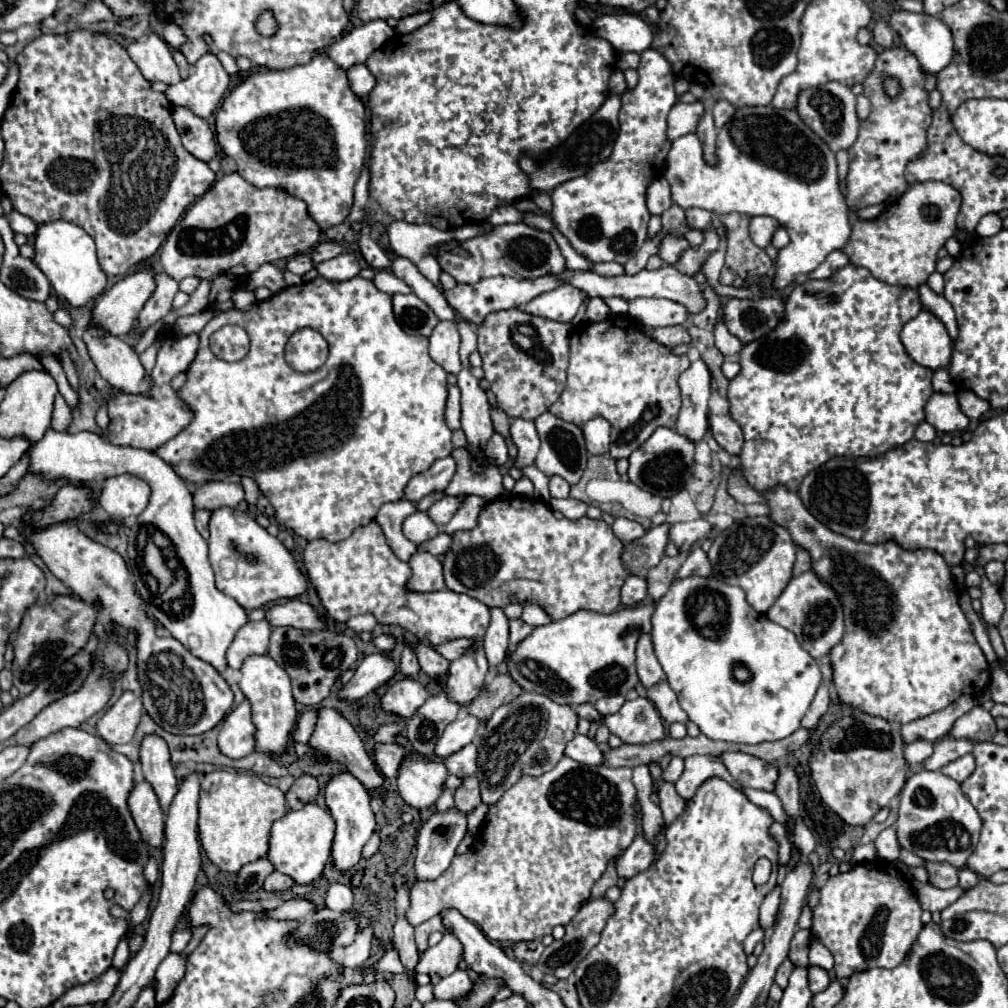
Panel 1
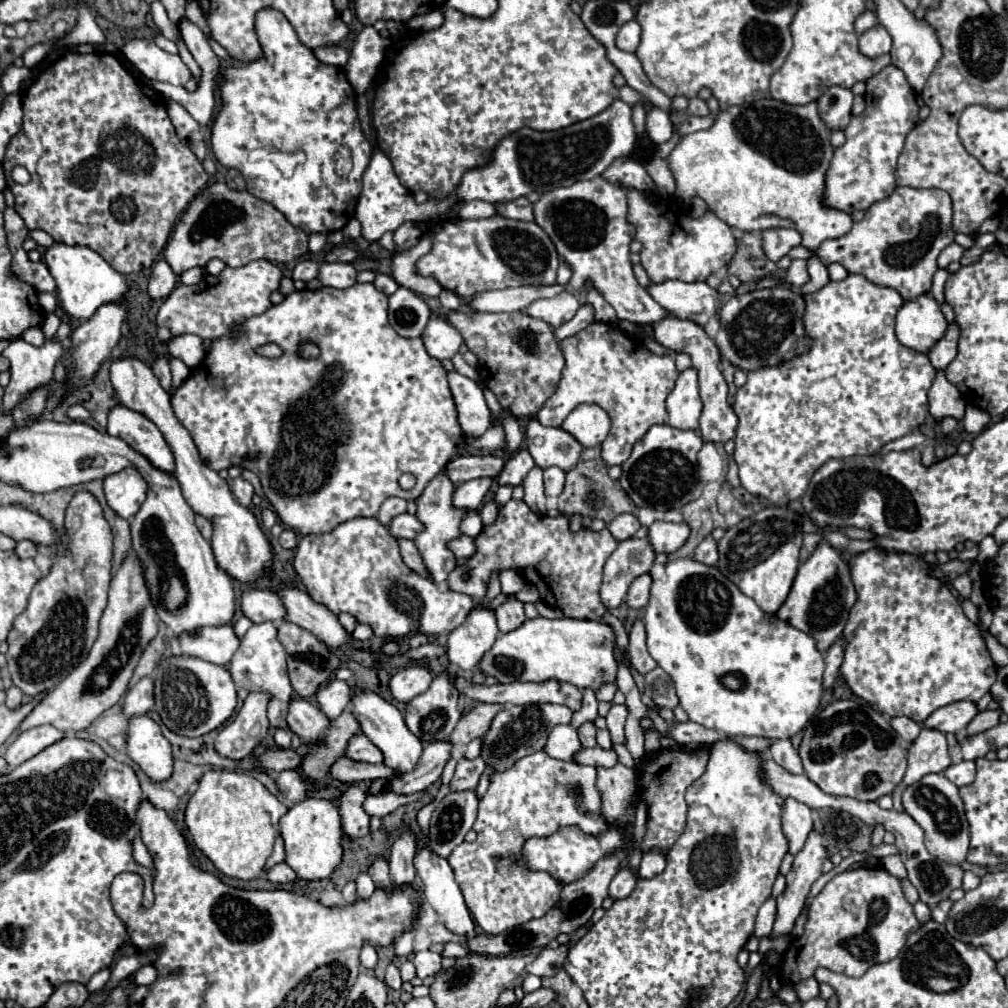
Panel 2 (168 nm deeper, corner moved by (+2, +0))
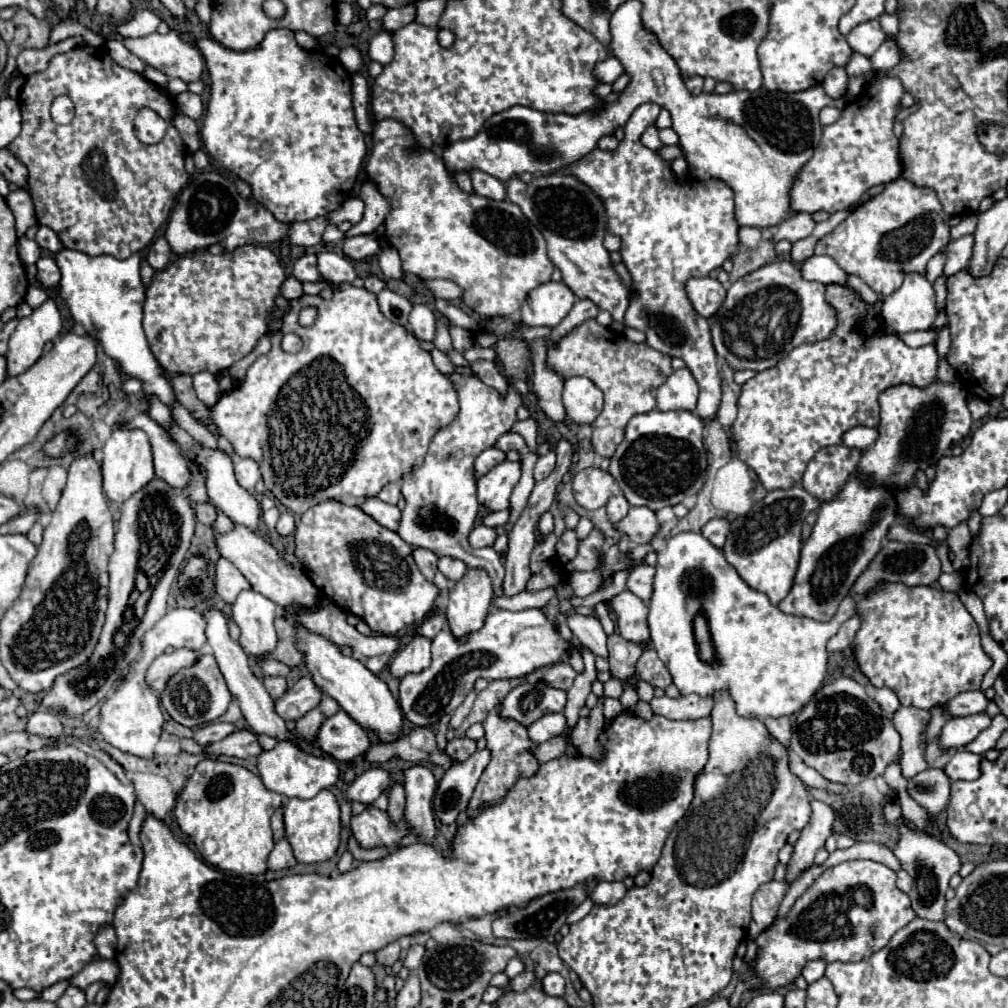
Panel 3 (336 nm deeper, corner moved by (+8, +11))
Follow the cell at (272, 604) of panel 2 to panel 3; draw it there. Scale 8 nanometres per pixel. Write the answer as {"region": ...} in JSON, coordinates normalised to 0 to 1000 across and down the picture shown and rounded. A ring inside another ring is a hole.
{"region":[[[216,554],[214,569],[212,569],[212,583],[222,597],[230,599],[236,587],[248,583],[248,579],[230,558],[226,558],[224,554]]]}

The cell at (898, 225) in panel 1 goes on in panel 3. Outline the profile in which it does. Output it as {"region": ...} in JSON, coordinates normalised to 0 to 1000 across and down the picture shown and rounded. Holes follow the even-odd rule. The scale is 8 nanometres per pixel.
{"region":[[[889,177],[817,234],[810,242],[810,252],[827,256],[835,268],[853,274],[871,294],[879,296],[893,286],[899,272],[919,272],[921,258],[942,240],[940,218],[927,188]]]}

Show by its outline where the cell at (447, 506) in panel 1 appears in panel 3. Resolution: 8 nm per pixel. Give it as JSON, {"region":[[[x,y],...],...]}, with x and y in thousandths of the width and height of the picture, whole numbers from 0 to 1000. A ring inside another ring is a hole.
{"region":[[[488,442],[488,444],[484,444],[484,446],[480,446],[474,454],[472,454],[472,474],[476,474],[476,472],[480,472],[484,466],[488,466],[492,460],[496,460],[496,458],[500,458],[502,456],[502,450],[498,448],[498,446],[494,446],[492,442]]]}

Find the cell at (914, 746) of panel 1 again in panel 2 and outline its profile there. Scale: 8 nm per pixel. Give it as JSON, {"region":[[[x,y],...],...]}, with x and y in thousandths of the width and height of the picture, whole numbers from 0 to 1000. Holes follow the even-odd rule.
{"region":[[[887,711],[887,713],[885,713],[885,721],[893,727],[893,731],[895,731],[901,739],[905,739],[905,737],[909,735],[911,727],[913,727],[913,719],[907,717],[907,715],[903,715],[901,711]]]}

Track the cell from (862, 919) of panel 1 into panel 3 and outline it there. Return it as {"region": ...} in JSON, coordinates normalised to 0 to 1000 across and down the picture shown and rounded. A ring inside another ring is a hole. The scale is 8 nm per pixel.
{"region":[[[841,853],[835,857],[829,857],[825,861],[819,861],[802,883],[790,891],[788,899],[784,901],[780,911],[768,913],[766,919],[762,919],[752,931],[750,931],[750,956],[748,956],[748,966],[754,970],[756,980],[776,980],[786,976],[800,954],[817,950],[819,954],[851,954],[873,940],[877,940],[883,931],[897,921],[905,911],[907,903],[903,901],[903,891],[889,881],[889,865],[883,863],[881,859],[867,855],[867,853]]]}

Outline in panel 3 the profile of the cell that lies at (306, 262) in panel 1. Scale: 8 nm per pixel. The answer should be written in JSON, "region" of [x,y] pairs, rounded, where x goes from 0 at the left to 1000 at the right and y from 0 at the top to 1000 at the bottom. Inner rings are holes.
{"region":[[[302,252],[292,262],[292,276],[296,280],[315,280],[317,270],[313,266],[313,252]]]}

